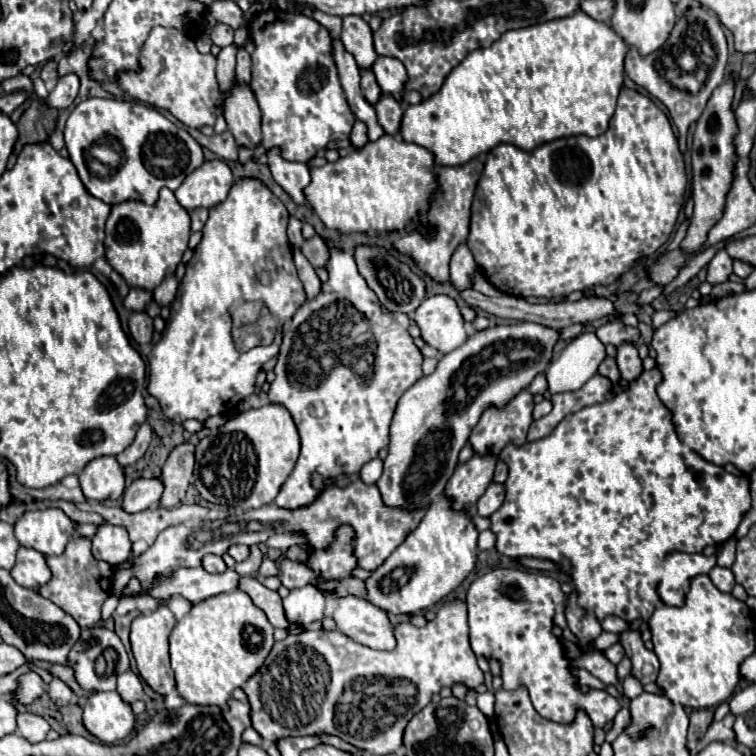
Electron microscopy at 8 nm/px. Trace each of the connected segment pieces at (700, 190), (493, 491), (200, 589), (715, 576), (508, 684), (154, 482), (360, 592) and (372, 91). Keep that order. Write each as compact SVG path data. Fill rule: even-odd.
M728 80L722 86L718 86L712 92L712 98L704 110L704 114L696 122L696 132L694 132L694 146L692 146L692 170L694 170L694 214L692 214L692 224L688 228L686 238L682 240L682 250L692 254L696 252L704 240L706 232L710 226L722 216L724 210L724 198L730 190L732 184L732 168L736 162L732 138L736 136L736 120L734 112L730 110L730 102L734 96L734 84Z
M492 482L486 492L480 496L480 500L476 502L478 514L480 516L492 516L492 512L496 512L496 508L500 508L500 504L504 502L504 484Z
M180 568L170 578L158 580L148 596L170 598L184 596L192 604L206 600L210 596L236 590L240 584L240 574L236 570L226 570L222 574L208 574L204 568Z
M714 566L710 572L708 572L710 580L716 584L716 588L720 588L722 592L732 592L736 580L734 580L734 574L730 568L722 568L722 566Z
M494 568L488 574L476 578L466 594L466 604L468 604L468 626L470 626L470 646L476 656L484 658L494 658L502 666L502 688L504 690L516 690L520 686L528 688L530 700L544 716L546 720L558 722L558 724L572 724L576 720L576 712L586 712L588 718L596 728L604 728L606 722L610 722L616 712L620 710L620 702L610 696L604 690L588 690L582 692L578 688L578 676L572 674L574 664L564 656L564 648L560 638L554 636L554 614L556 608L564 604L564 592L560 590L560 582L552 576L544 576L538 572L526 572L518 568Z
M138 478L126 488L122 496L122 508L132 514L154 508L158 506L160 494L162 494L162 482L158 478L152 478L152 480Z
M348 578L348 580L344 580L344 582L324 582L322 584L326 590L336 590L340 596L346 596L346 594L356 594L356 596L366 597L368 594L368 590L366 590L366 584L364 584L364 580L352 580L352 578Z
M360 70L360 76L362 76L362 94L364 94L364 98L374 106L376 100L380 100L382 90L380 90L380 86L376 84L376 78L374 78L374 74L372 74L370 70Z

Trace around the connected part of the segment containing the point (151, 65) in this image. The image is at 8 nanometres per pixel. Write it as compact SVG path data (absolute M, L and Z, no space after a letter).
M156 26L144 48L140 58L142 72L124 72L116 76L116 82L128 96L152 104L156 108L168 110L174 118L178 118L188 128L214 126L218 114L222 112L222 98L216 82L216 58L212 54L200 54L194 40L184 36L176 28Z

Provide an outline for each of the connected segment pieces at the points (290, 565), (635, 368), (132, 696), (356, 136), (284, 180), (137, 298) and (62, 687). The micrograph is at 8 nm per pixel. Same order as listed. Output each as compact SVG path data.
M284 560L282 566L282 584L286 588L302 588L306 586L308 582L316 582L318 580L318 574L312 572L308 566L304 566L302 562L294 562L294 560Z
M624 342L618 346L618 354L616 354L616 362L620 368L620 374L626 382L632 382L640 376L642 372L642 360L638 356L638 350L634 344Z
M128 670L128 672L122 672L120 676L118 676L118 694L126 700L126 702L136 702L136 700L140 700L142 696L144 696L144 688L142 688L142 682L140 682L140 678L132 672L132 670Z
M356 120L356 124L354 124L354 128L352 128L350 142L352 142L354 150L356 150L356 148L364 148L364 144L368 142L368 136L366 136L366 126L364 126L362 122L358 122L358 120Z
M278 150L268 152L268 164L274 180L292 196L298 206L306 204L304 188L310 184L310 168L302 162L288 162L278 156Z
M132 288L124 300L124 306L130 310L136 310L136 312L142 312L148 308L150 300L152 300L152 292L144 292L142 288Z
M52 678L52 682L48 684L48 694L58 706L66 706L72 698L72 690L60 678Z

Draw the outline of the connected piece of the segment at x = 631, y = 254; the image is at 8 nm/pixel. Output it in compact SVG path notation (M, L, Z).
M622 88L620 98L618 98L618 108L610 120L610 128L606 134L588 138L588 136L570 136L570 138L558 138L552 142L546 142L532 152L524 152L512 144L498 144L494 150L488 152L486 162L484 162L484 172L478 182L474 202L472 202L472 222L470 222L470 236L468 236L468 248L474 254L474 260L484 268L486 278L490 284L494 284L500 292L510 294L510 296L520 296L520 298L554 298L554 296L566 296L574 290L584 290L594 284L612 284L624 274L632 264L636 264L640 258L654 254L670 236L680 206L684 202L684 192L686 192L686 172L684 172L684 158L680 152L678 158L678 140L672 132L672 126L666 118L666 114L644 94Z

